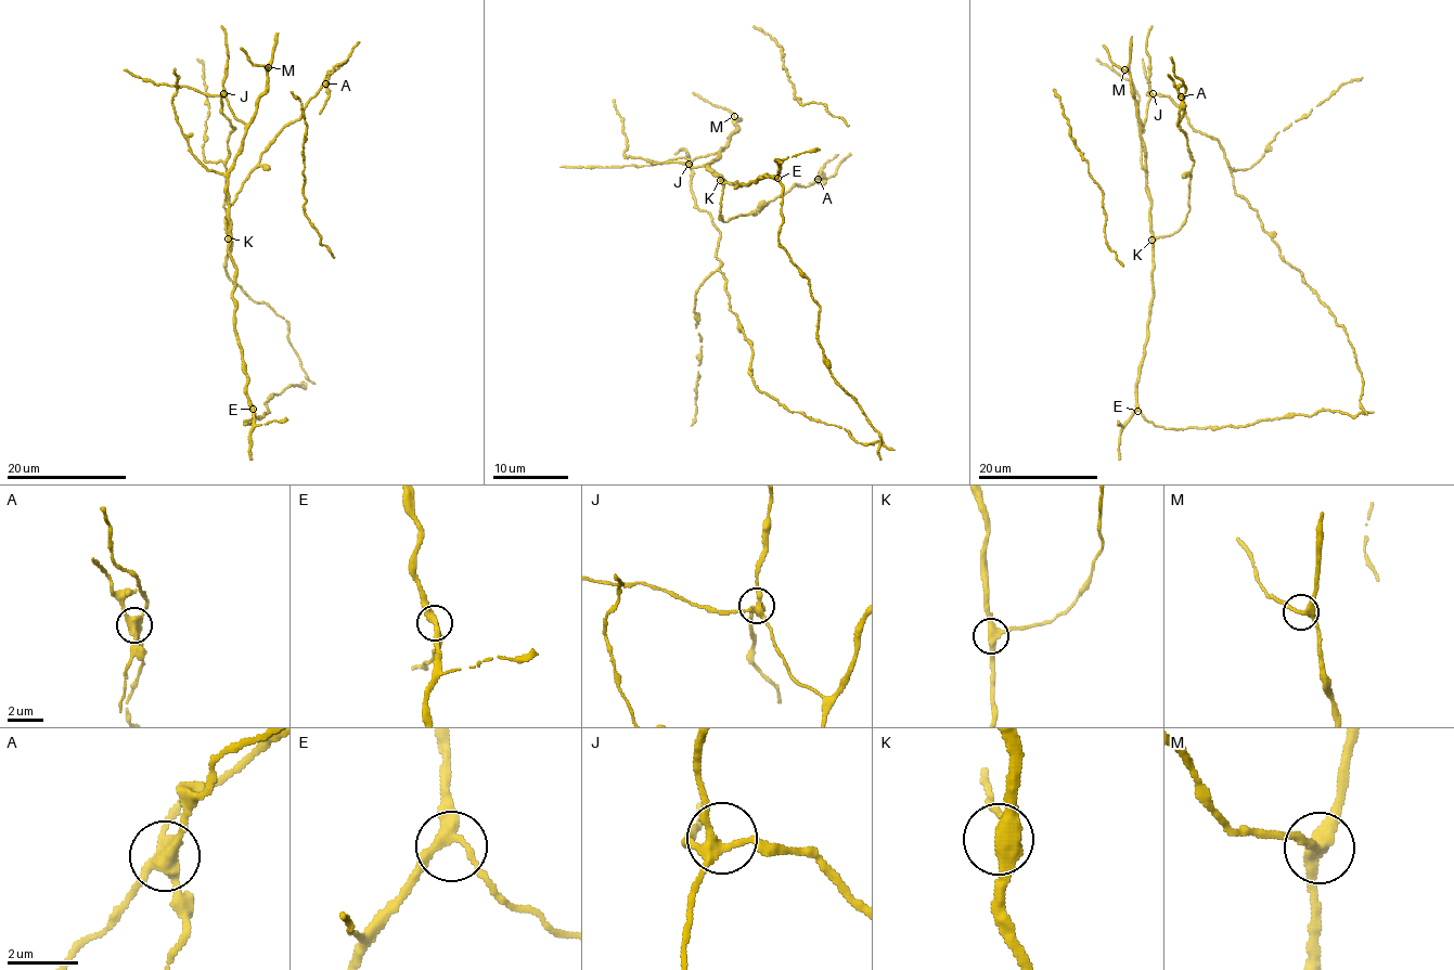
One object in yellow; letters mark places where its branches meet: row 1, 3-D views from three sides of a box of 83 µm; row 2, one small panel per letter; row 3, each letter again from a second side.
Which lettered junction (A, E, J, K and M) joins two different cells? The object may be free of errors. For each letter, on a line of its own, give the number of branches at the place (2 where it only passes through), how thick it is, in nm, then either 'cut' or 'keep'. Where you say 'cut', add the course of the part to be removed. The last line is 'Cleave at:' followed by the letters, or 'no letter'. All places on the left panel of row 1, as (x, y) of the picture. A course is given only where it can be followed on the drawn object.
A: 4 | 360 nm | cut | (325, 82), (332, 68), (347, 61)
E: 3 | 300 nm | keep
J: 4 | 240 nm | keep
K: 3 | 380 nm | keep
M: 3 | 320 nm | keep
Cleave at: A

